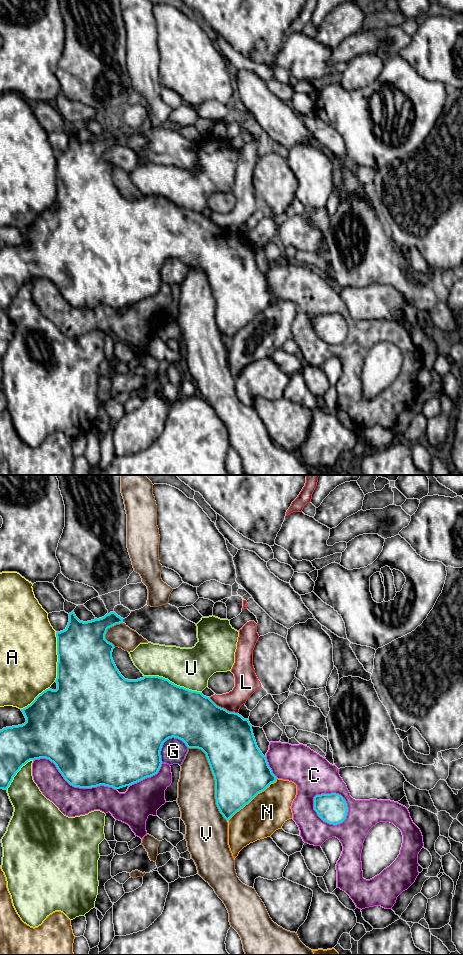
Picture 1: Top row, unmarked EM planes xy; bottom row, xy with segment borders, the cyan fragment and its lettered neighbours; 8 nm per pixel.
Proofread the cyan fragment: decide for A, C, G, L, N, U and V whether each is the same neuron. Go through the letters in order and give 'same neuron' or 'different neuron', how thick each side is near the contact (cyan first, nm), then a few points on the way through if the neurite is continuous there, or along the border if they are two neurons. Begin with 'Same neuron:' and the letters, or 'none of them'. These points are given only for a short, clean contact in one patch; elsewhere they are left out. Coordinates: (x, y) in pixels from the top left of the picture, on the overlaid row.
Same neuron: none of them
A: different neuron; calibres 460 and 460 nm
C: different neuron; calibres 240 and 220 nm
G: different neuron; calibres 500 and 200 nm
L: different neuron; calibres 420 and 170 nm; border xy (209, 697), (217, 705), (237, 713)
N: different neuron; calibres 440 and 320 nm
U: different neuron; calibres 500 and 320 nm
V: different neuron; calibres 440 and 300 nm

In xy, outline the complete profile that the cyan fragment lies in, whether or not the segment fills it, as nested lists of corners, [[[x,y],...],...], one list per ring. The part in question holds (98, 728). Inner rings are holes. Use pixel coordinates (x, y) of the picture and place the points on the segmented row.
[[[74,611],[69,613],[69,622],[66,629],[56,632],[58,662],[57,678],[55,682],[57,683],[57,689],[46,689],[39,694],[30,705],[21,709],[26,718],[26,722],[24,724],[6,727],[0,730],[0,789],[7,790],[13,780],[13,777],[23,765],[30,760],[40,758],[46,758],[53,762],[64,779],[74,787],[92,788],[104,785],[114,789],[120,789],[157,774],[162,764],[160,755],[162,745],[167,739],[174,737],[182,740],[188,748],[198,748],[206,754],[215,780],[216,805],[220,813],[228,821],[237,811],[248,804],[258,793],[269,787],[271,783],[276,782],[277,779],[277,777],[272,773],[266,757],[257,746],[252,725],[248,719],[244,719],[238,713],[229,712],[226,709],[217,706],[210,697],[204,696],[201,692],[177,686],[163,677],[144,676],[137,680],[125,679],[117,669],[112,658],[112,652],[115,647],[105,639],[107,629],[120,623],[123,623],[123,618],[118,616],[115,612],[107,613],[102,618],[95,618],[94,620],[87,622],[80,621],[76,617]]]

